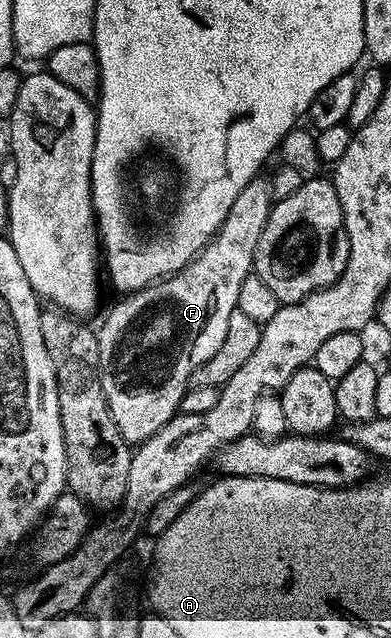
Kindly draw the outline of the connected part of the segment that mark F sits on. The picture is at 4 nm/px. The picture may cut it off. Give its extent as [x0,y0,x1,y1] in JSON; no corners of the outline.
[97,176,272,444]

